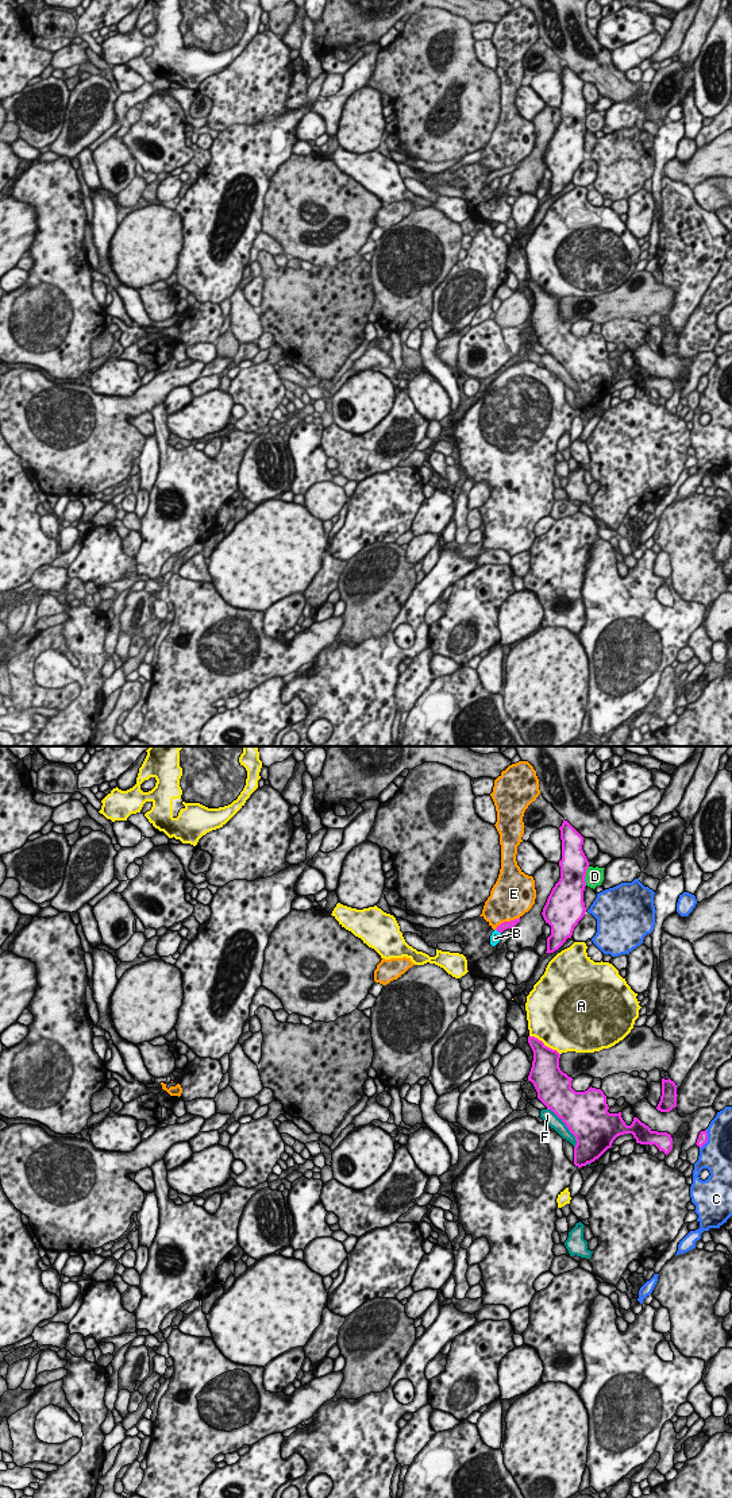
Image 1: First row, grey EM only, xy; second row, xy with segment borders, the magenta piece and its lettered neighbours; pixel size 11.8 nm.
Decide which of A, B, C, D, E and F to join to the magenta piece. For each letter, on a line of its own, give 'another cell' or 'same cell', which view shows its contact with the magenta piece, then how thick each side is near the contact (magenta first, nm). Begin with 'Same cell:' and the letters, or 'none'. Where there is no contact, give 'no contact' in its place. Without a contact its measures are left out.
Same cell: none
A: another cell; meets magenta in xy; 320 nm thick on the magenta side, 500 nm on the other
B: another cell; meets magenta in xy; 100 nm thick on the magenta side, 130 nm on the other
C: another cell; meets magenta in xy; 130 nm thick on the magenta side, 380 nm on the other
D: another cell; meets magenta in xy; 320 nm thick on the magenta side, 220 nm on the other
E: another cell; meets magenta in xy; 100 nm thick on the magenta side, 440 nm on the other
F: another cell; meets magenta in xy; 500 nm thick on the magenta side, 160 nm on the other

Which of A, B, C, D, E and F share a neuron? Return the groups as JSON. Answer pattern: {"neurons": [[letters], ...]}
{"neurons": [["A"], ["B"], ["C"], ["D", "E"], ["F"]]}

